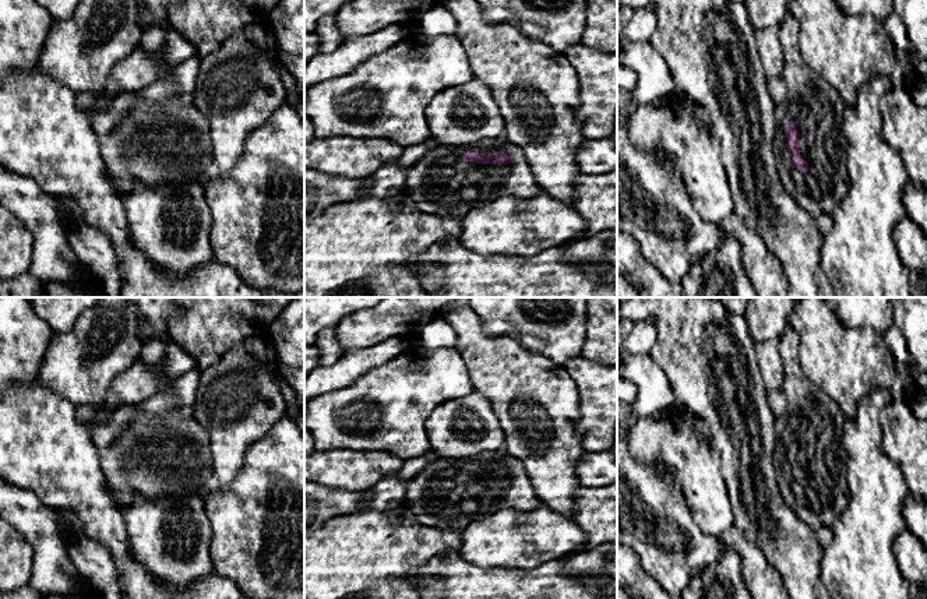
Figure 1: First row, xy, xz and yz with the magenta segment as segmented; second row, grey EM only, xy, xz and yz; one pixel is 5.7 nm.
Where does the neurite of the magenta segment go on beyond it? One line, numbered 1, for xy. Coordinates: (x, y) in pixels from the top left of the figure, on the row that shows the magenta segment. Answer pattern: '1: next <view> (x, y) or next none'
1: next none

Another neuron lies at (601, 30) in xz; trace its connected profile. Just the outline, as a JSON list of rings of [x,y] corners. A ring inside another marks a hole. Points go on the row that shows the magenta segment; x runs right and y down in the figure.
[[[588,0],[581,43],[617,53],[617,0]]]

